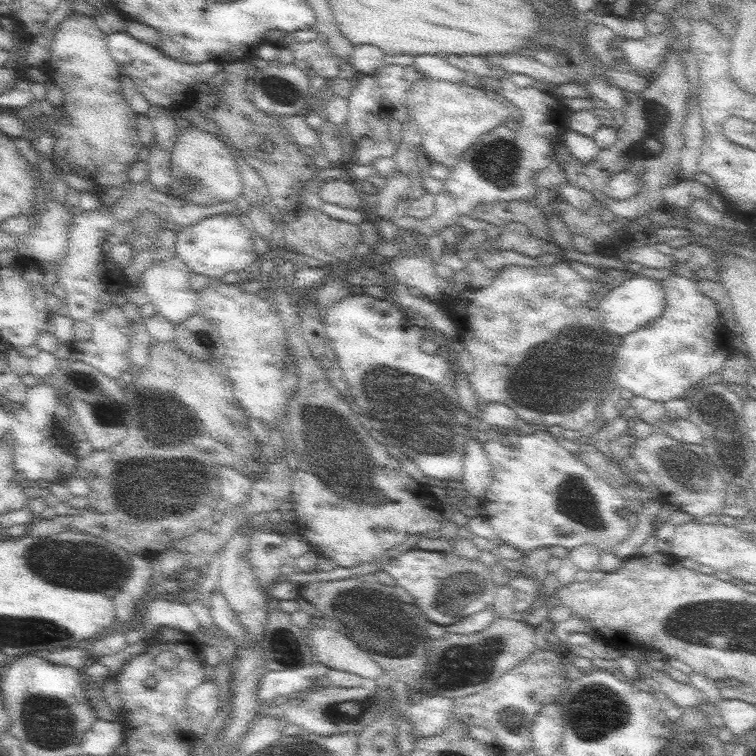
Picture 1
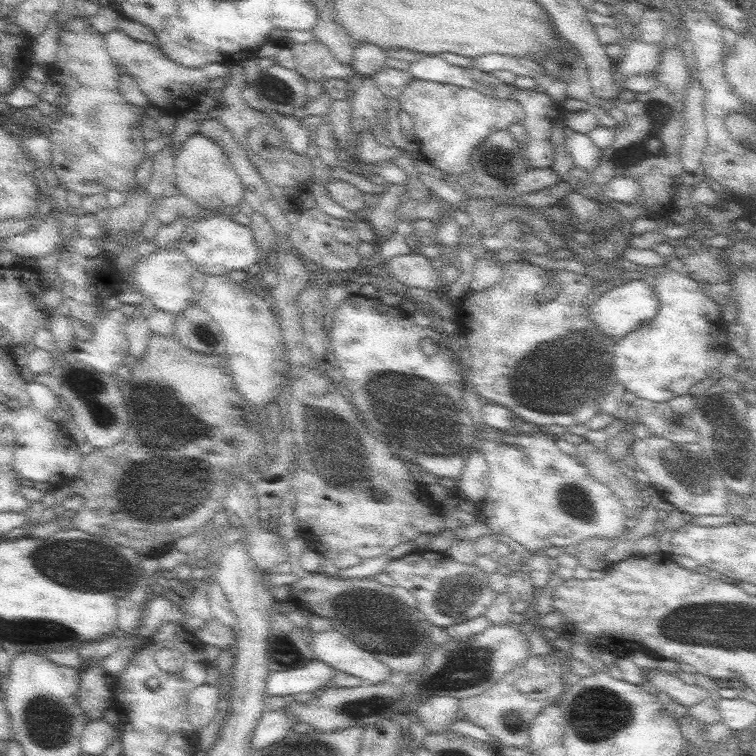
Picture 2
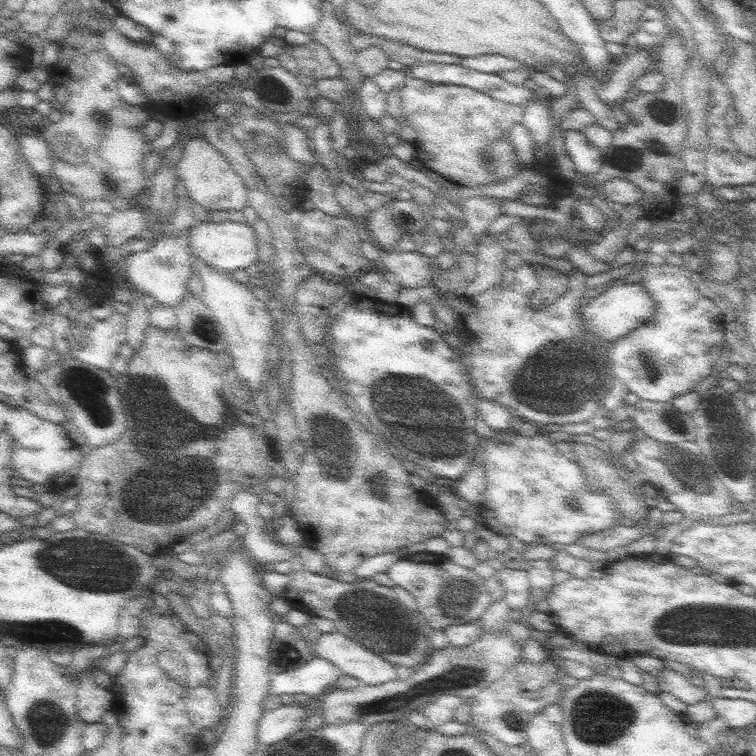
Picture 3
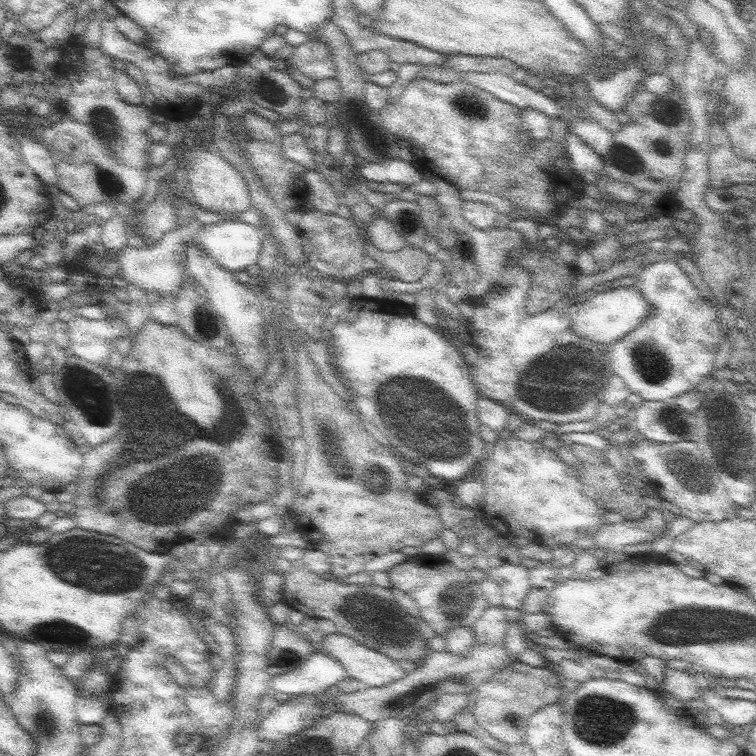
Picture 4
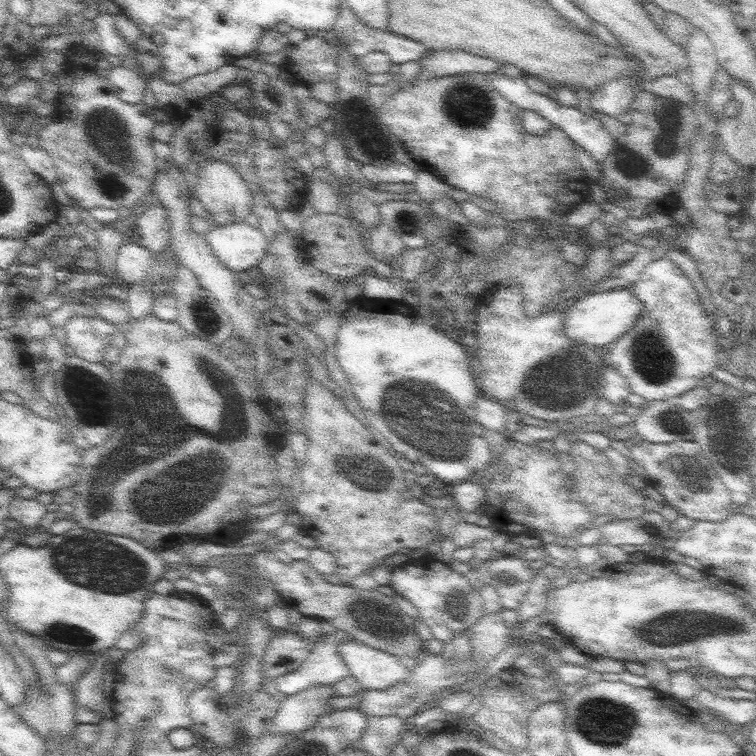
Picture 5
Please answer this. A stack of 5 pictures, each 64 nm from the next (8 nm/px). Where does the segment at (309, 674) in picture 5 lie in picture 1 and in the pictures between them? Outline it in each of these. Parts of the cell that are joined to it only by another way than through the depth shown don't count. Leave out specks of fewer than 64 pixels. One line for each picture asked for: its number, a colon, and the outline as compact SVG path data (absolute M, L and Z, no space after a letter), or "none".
1: M321 662L311 664L309 668L297 668L297 670L271 670L265 672L259 682L257 682L257 698L259 698L259 706L271 704L271 700L281 698L281 696L291 696L293 692L301 692L305 688L309 688L309 684L319 678L325 676L327 668Z
2: M319 660L307 662L303 668L293 668L293 670L279 670L279 672L269 672L265 680L265 698L291 698L299 692L321 692L325 686L331 684L333 670Z
3: M311 658L299 668L277 672L269 680L269 694L289 700L295 694L309 694L313 698L323 696L337 682L339 670L333 662L323 658Z
4: M315 650L315 654L311 654L307 662L303 662L299 668L273 676L271 692L281 698L291 698L301 694L325 698L329 692L335 690L335 686L345 676L347 674L343 672L341 664L335 658Z

